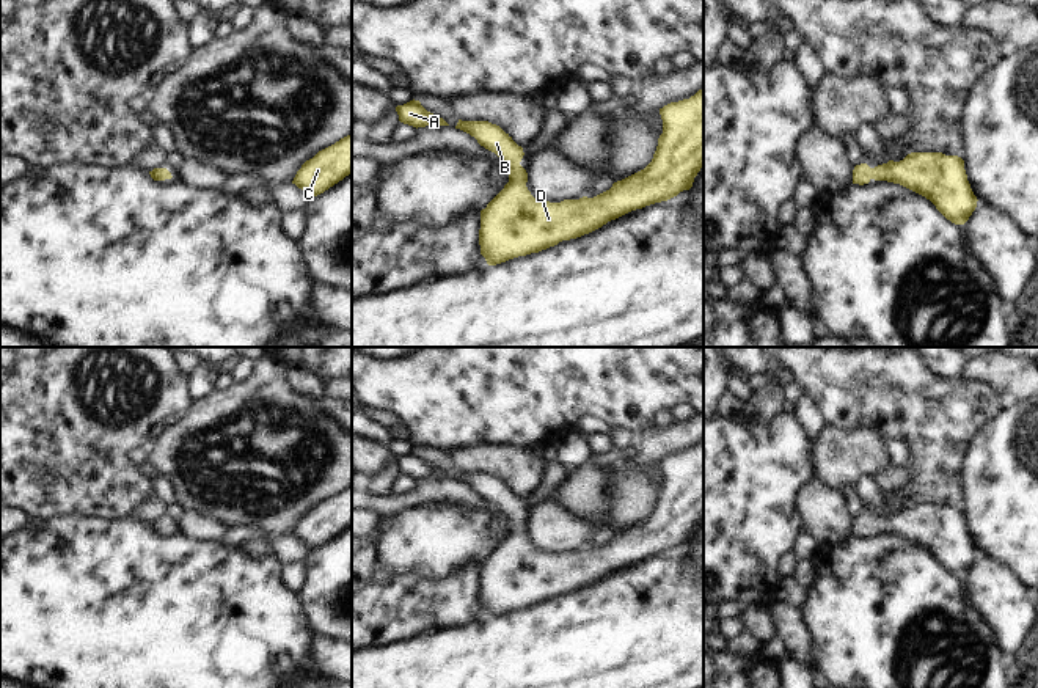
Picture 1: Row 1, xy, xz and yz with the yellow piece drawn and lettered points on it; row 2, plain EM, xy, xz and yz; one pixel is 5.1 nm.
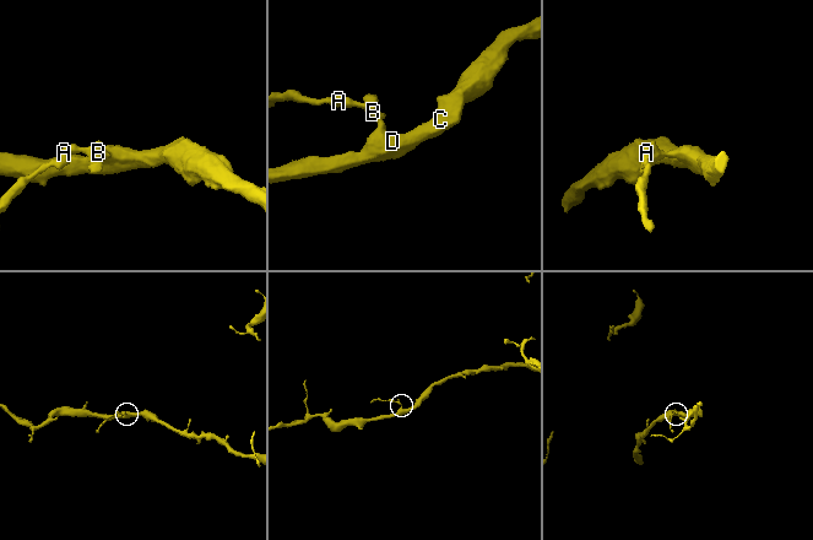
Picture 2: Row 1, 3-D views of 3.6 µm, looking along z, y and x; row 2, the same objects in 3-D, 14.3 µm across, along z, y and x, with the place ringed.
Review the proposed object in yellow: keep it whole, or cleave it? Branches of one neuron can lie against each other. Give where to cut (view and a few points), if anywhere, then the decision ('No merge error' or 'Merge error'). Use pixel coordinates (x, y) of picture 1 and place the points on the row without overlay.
No split. No merge error.

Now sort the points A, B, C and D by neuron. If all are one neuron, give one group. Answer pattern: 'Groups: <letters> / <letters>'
Groups: A B C D.

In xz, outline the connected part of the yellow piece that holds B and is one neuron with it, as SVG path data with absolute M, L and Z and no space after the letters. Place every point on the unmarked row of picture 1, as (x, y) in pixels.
M704 440L689 451L671 454L660 460L663 471L663 485L652 514L641 523L617 532L612 539L594 550L564 551L550 554L534 550L526 539L528 525L520 517L524 504L509 485L488 473L462 473L460 481L477 492L481 498L495 504L509 520L509 534L504 540L481 562L479 597L481 606L488 617L496 617L509 611L539 605L562 592L570 592L589 586L611 572L616 572L631 562L667 553L683 542L693 539L694 529L704 518Z

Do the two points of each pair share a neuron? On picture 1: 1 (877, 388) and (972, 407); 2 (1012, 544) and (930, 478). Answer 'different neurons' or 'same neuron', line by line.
1: same neuron
2: different neurons

